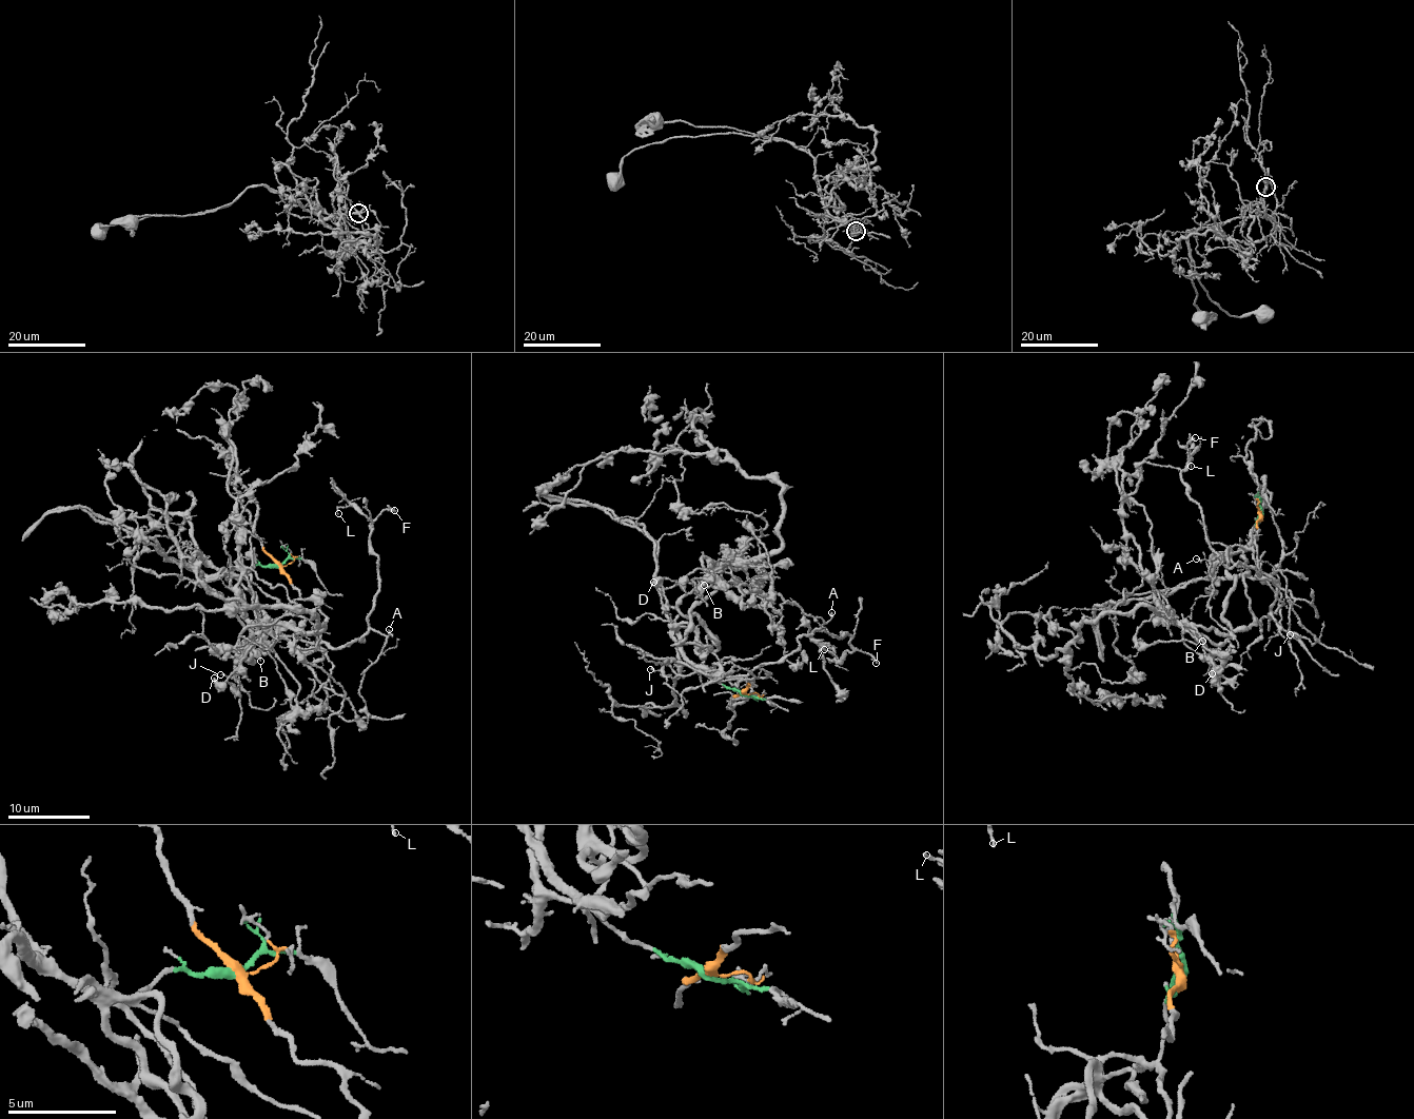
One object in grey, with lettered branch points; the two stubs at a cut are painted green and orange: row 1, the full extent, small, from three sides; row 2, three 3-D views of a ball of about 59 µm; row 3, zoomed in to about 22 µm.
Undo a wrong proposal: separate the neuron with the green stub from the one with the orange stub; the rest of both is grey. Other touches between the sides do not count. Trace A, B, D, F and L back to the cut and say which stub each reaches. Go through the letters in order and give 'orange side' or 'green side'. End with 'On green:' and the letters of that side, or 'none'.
A: orange side
B: green side
D: green side
F: orange side
L: orange side
On green: B, D

